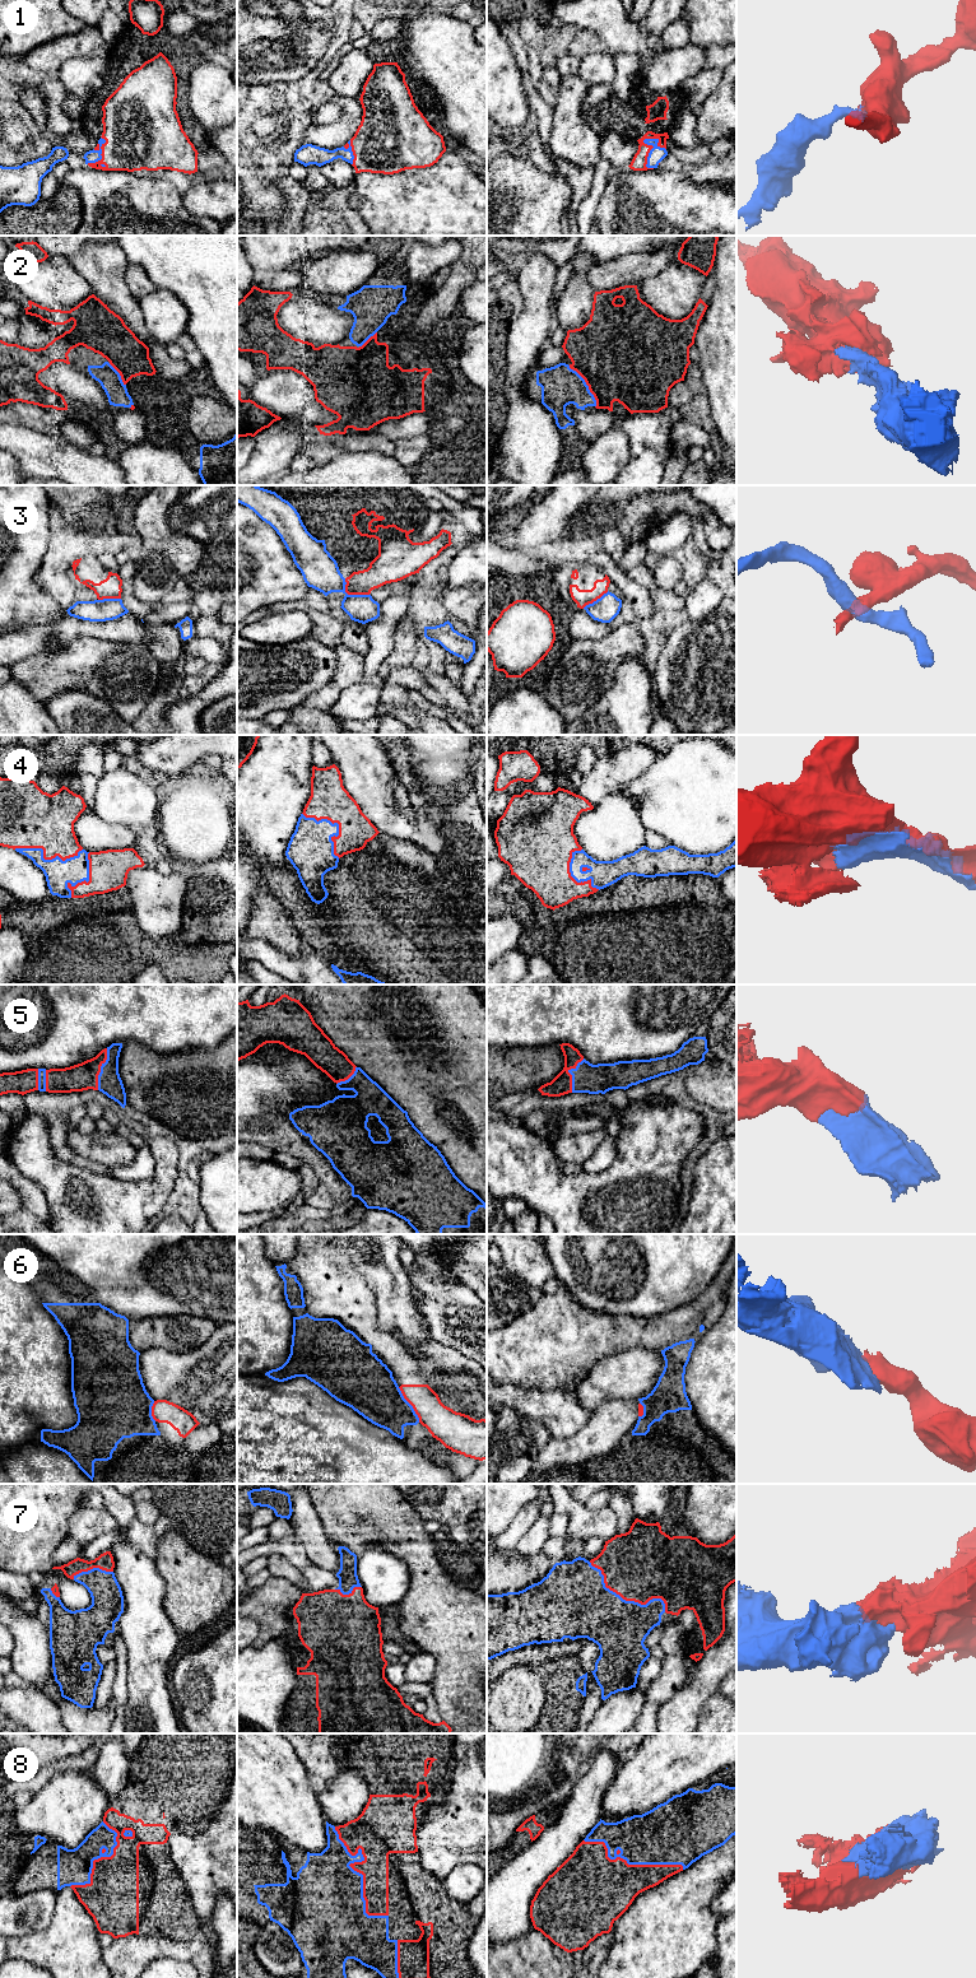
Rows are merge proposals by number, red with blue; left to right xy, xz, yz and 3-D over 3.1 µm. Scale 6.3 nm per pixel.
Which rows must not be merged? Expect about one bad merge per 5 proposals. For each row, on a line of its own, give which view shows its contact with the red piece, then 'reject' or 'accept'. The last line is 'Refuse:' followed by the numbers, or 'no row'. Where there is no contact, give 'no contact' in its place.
1: contact in yz; accept
2: contact in yz; accept
3: contact in xz; reject
4: contact in xy; accept
5: contact in xy; accept
6: contact in xz; reject
7: contact in yz; accept
8: contact in xz; accept
Refuse: 3, 6

